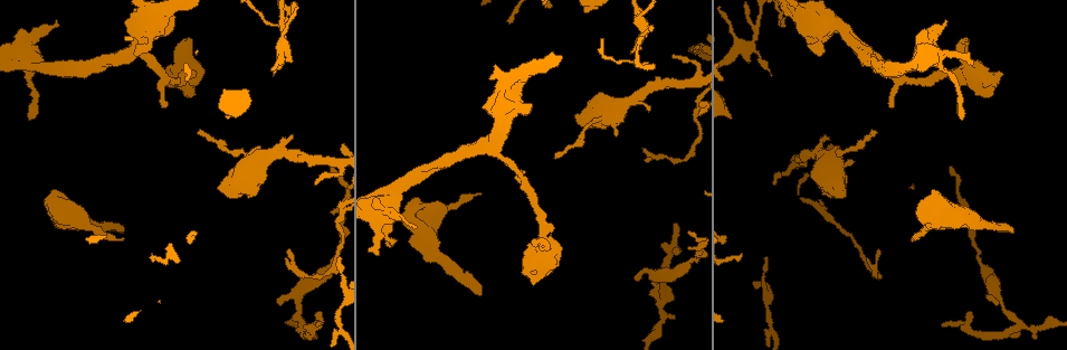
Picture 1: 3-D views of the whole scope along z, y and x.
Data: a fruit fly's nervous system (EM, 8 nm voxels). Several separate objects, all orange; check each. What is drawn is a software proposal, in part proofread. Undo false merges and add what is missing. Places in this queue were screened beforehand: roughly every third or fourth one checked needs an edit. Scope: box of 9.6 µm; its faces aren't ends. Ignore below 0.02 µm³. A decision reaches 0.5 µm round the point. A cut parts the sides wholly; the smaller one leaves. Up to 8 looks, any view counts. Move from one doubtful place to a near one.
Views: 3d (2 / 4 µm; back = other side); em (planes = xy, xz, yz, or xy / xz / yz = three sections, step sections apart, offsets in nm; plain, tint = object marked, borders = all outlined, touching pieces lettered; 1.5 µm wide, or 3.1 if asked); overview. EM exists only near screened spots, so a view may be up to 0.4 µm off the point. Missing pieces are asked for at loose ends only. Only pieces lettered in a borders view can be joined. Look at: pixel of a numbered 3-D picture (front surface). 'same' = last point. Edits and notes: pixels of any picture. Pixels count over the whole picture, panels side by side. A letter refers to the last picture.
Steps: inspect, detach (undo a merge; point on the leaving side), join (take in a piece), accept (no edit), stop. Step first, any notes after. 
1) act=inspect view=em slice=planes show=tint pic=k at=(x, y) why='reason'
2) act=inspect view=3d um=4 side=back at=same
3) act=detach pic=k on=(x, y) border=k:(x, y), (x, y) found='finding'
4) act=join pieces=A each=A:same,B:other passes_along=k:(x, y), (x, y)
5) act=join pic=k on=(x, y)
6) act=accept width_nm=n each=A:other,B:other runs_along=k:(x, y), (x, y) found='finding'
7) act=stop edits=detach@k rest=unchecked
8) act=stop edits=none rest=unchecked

act=inspect view=em slice=planes show=borders pic=1 at=(479, 295)

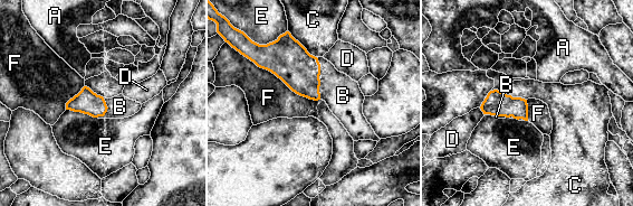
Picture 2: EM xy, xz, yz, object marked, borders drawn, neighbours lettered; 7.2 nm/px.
act=join pic=2 on=(343, 95) each=A:other,B:same,C:other,D:other,E:other,F:other found='the neuron continues'

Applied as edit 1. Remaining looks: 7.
act=inspect view=overview why='see it whole again'

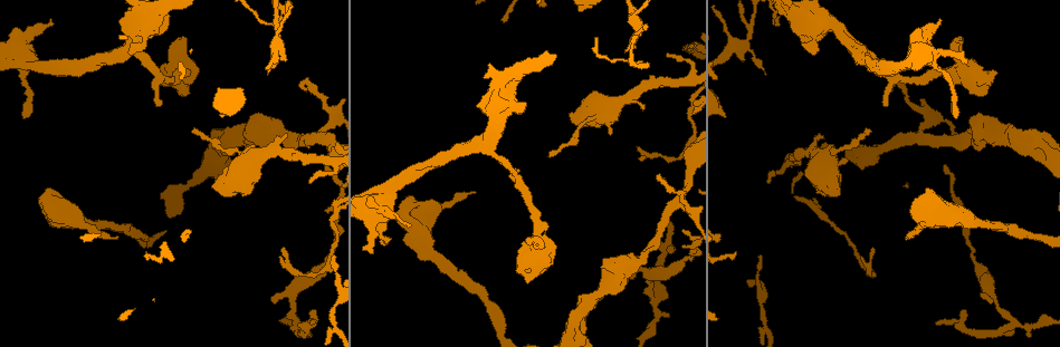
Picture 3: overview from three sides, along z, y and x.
act=inspect view=em slice=yz step=4 show=borders pic=3 at=(51, 23) why='thin end'

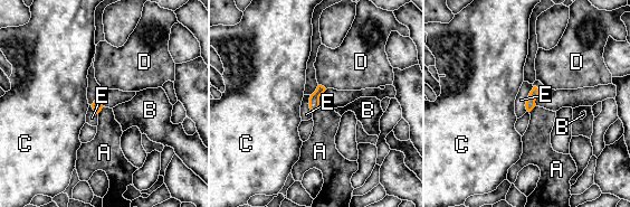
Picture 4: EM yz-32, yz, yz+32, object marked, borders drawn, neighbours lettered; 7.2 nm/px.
act=accept longest_contact=E:190nm each=A:other,B:other,C:other,D:other,E:other found='no lettered piece goes on from it'

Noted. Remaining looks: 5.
act=inspect view=3d um=2 pic=3 at=(171, 46) why='an open end'

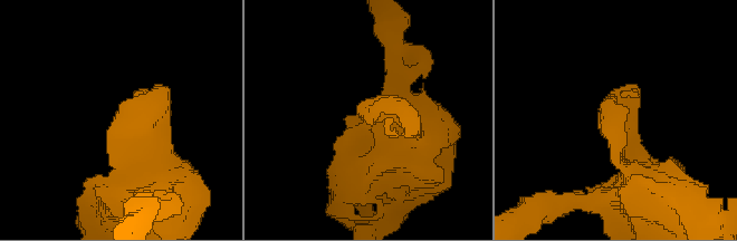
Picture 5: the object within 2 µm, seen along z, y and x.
act=inspect view=em slice=yz step=8 show=tint pic=5 at=(605, 114) why='need the tissue'

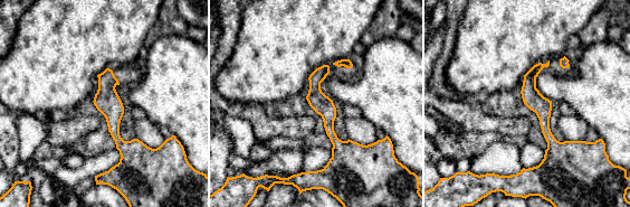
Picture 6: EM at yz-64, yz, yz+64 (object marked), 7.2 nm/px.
act=inspect view=em slice=planes show=borders at=same

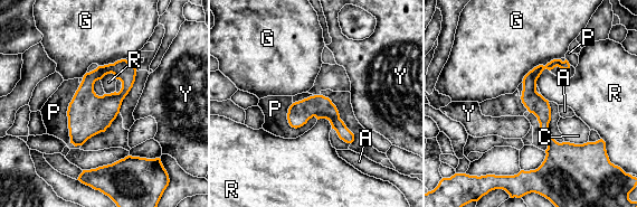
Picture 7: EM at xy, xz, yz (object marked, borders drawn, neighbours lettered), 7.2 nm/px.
act=accept longest_contact=P:460nm each=A:other,C:other,G:other,P:other,R:other,Y:other runs_along=7:(558, 62), (531, 77), (554, 150) found='none of them fits'

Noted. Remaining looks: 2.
act=stop edits=join@2 rest=unchecked

